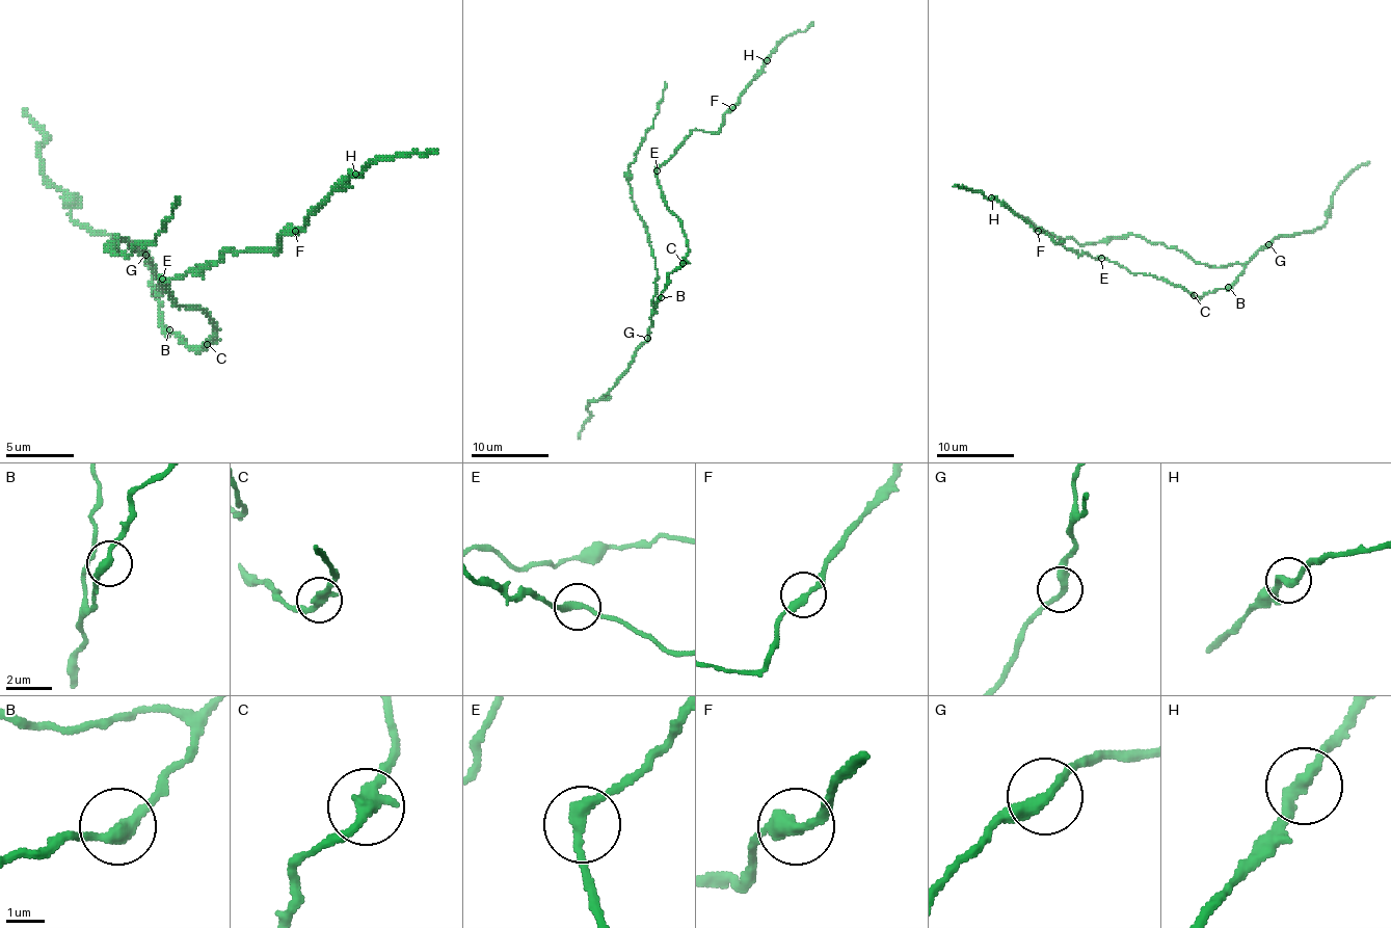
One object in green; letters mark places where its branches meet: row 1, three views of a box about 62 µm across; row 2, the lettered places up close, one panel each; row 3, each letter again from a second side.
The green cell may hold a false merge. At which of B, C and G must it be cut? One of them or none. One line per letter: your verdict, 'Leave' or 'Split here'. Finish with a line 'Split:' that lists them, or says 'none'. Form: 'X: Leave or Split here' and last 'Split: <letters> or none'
B: Leave
C: Split here
G: Leave
Split: C

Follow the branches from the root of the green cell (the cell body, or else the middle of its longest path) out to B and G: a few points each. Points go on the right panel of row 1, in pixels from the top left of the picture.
B: (1187, 292), (1201, 296), (1228, 287)
G: (1187, 292), (1201, 296), (1227, 289), (1244, 265), (1268, 244)

